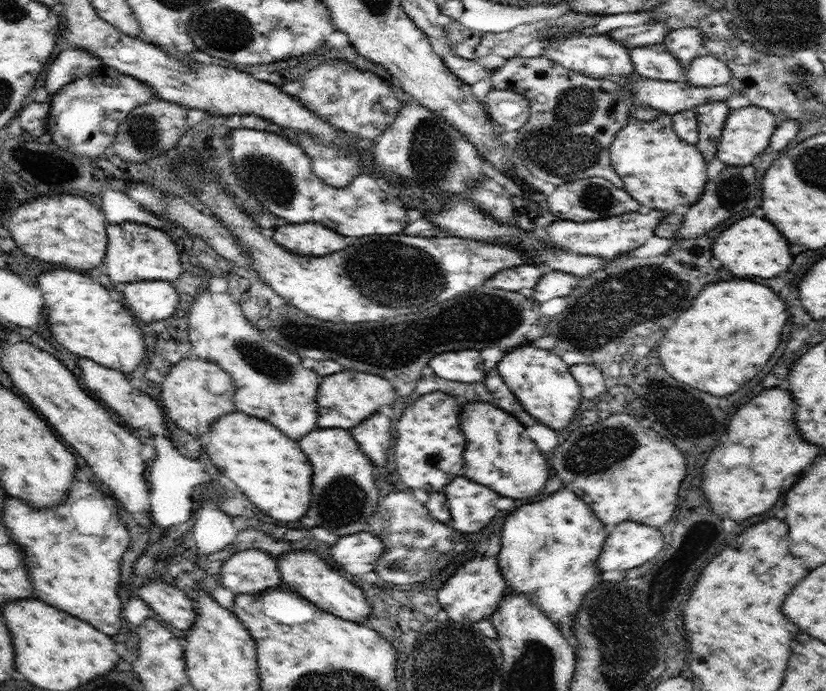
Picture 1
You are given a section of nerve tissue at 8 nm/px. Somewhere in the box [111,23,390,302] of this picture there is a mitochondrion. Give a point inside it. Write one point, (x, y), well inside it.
(269, 178)

